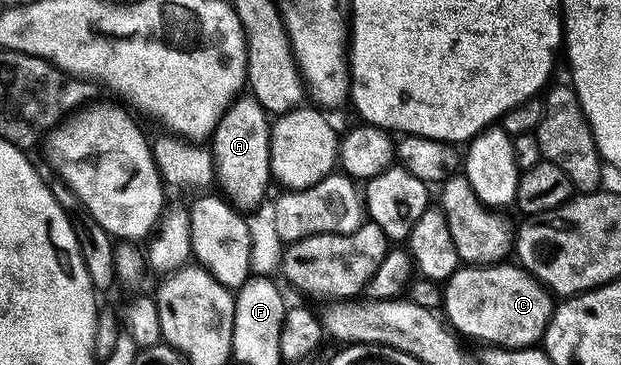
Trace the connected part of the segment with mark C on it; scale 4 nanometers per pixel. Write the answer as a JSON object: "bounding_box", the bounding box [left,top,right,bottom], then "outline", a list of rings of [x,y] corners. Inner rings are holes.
{"bounding_box":[443,264,555,349],"outline":[[[509,264],[465,265],[457,268],[449,276],[448,281],[444,282],[443,313],[448,324],[462,338],[474,337],[477,341],[486,341],[484,343],[486,346],[503,349],[528,349],[544,338],[546,327],[549,326],[555,308],[552,294],[541,282],[530,276],[527,270],[521,268],[520,264]]]}

